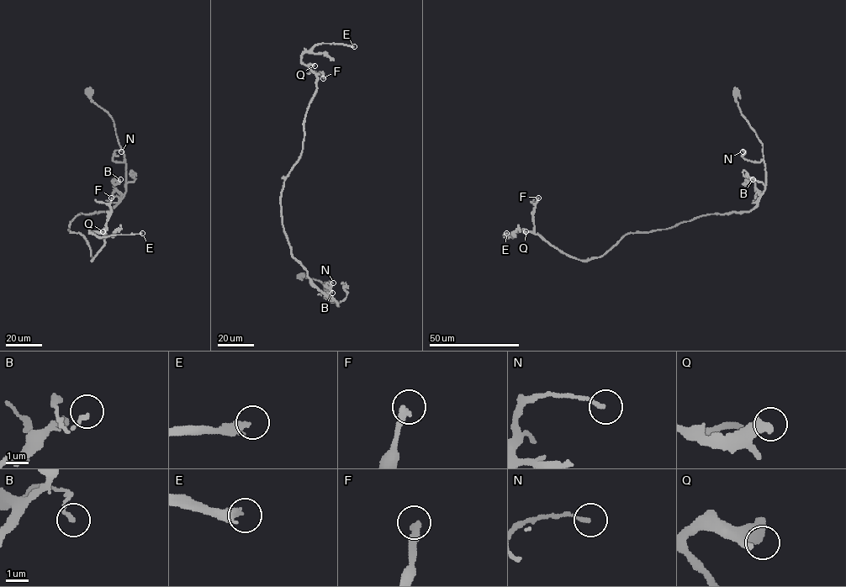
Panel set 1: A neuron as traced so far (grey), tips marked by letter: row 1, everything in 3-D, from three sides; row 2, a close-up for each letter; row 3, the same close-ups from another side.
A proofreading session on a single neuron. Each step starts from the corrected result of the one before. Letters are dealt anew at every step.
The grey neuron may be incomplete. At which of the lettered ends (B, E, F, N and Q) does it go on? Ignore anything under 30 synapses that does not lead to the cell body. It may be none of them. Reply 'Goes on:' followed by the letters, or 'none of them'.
Goes on: E, F

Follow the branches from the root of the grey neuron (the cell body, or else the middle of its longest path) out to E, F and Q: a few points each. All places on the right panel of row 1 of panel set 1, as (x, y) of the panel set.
E: (735, 92), (763, 145), (765, 187), (752, 209), (630, 232), (587, 260), (531, 231), (506, 233)
F: (735, 92), (763, 145), (765, 187), (752, 209), (630, 232), (603, 255), (579, 260), (534, 232), (538, 198)
Q: (735, 92), (741, 113), (763, 145), (765, 187), (752, 209), (630, 232), (587, 260), (526, 231)

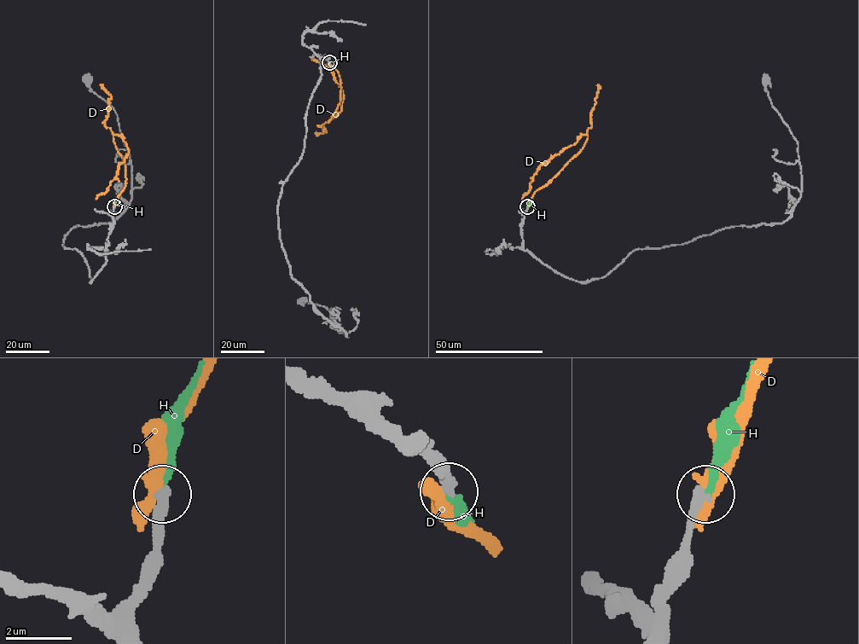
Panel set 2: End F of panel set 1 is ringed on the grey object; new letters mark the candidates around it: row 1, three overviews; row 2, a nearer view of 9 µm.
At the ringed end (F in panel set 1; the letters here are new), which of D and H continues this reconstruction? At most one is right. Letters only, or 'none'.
H

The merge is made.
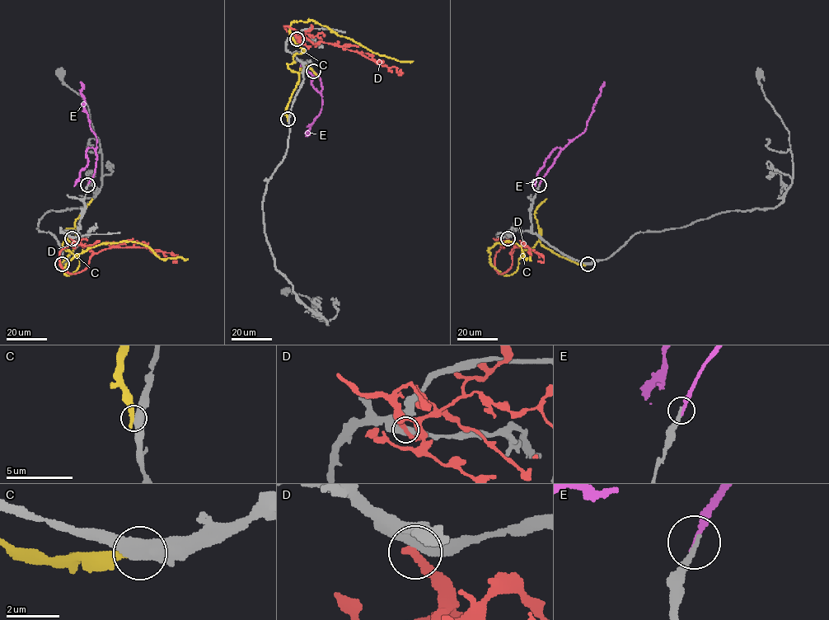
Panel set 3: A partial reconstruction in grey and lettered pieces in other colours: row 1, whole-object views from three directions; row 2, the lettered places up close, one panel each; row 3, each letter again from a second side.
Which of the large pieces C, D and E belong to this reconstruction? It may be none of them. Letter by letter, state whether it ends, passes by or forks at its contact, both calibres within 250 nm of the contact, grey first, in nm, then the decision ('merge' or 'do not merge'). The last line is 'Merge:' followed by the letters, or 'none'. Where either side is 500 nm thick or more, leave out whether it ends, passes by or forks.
C: 550 nm thick on the grey side, 380 nm on the other; do not merge
D: 550 nm thick on the grey side, 340 nm on the other; do not merge
E: it ends there; 200 nm thick on the grey side, 240 nm on the other; merge
Merge: E

